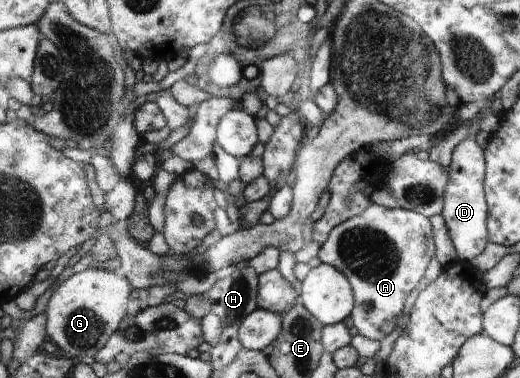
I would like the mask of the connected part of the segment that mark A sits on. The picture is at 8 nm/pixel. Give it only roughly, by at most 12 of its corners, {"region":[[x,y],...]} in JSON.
{"region":[[373,204],[317,256],[381,342],[434,257],[430,221]]}

